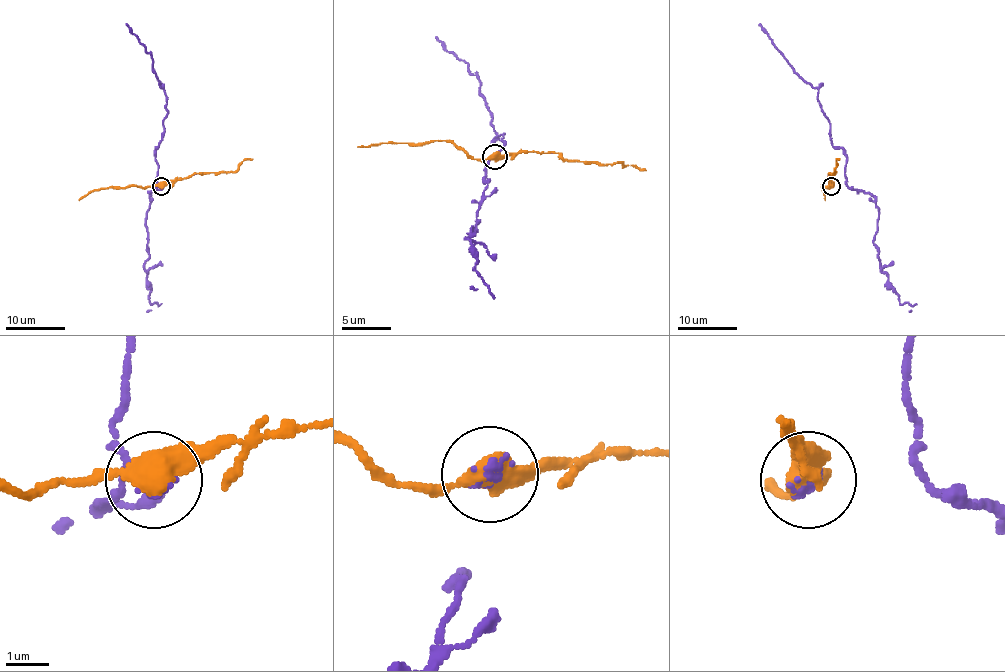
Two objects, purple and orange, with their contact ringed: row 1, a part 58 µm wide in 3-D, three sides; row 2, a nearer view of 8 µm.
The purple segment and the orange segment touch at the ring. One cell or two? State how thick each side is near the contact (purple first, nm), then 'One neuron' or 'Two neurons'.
Thickness 150 nm (purple) against 500 nm. One neuron

